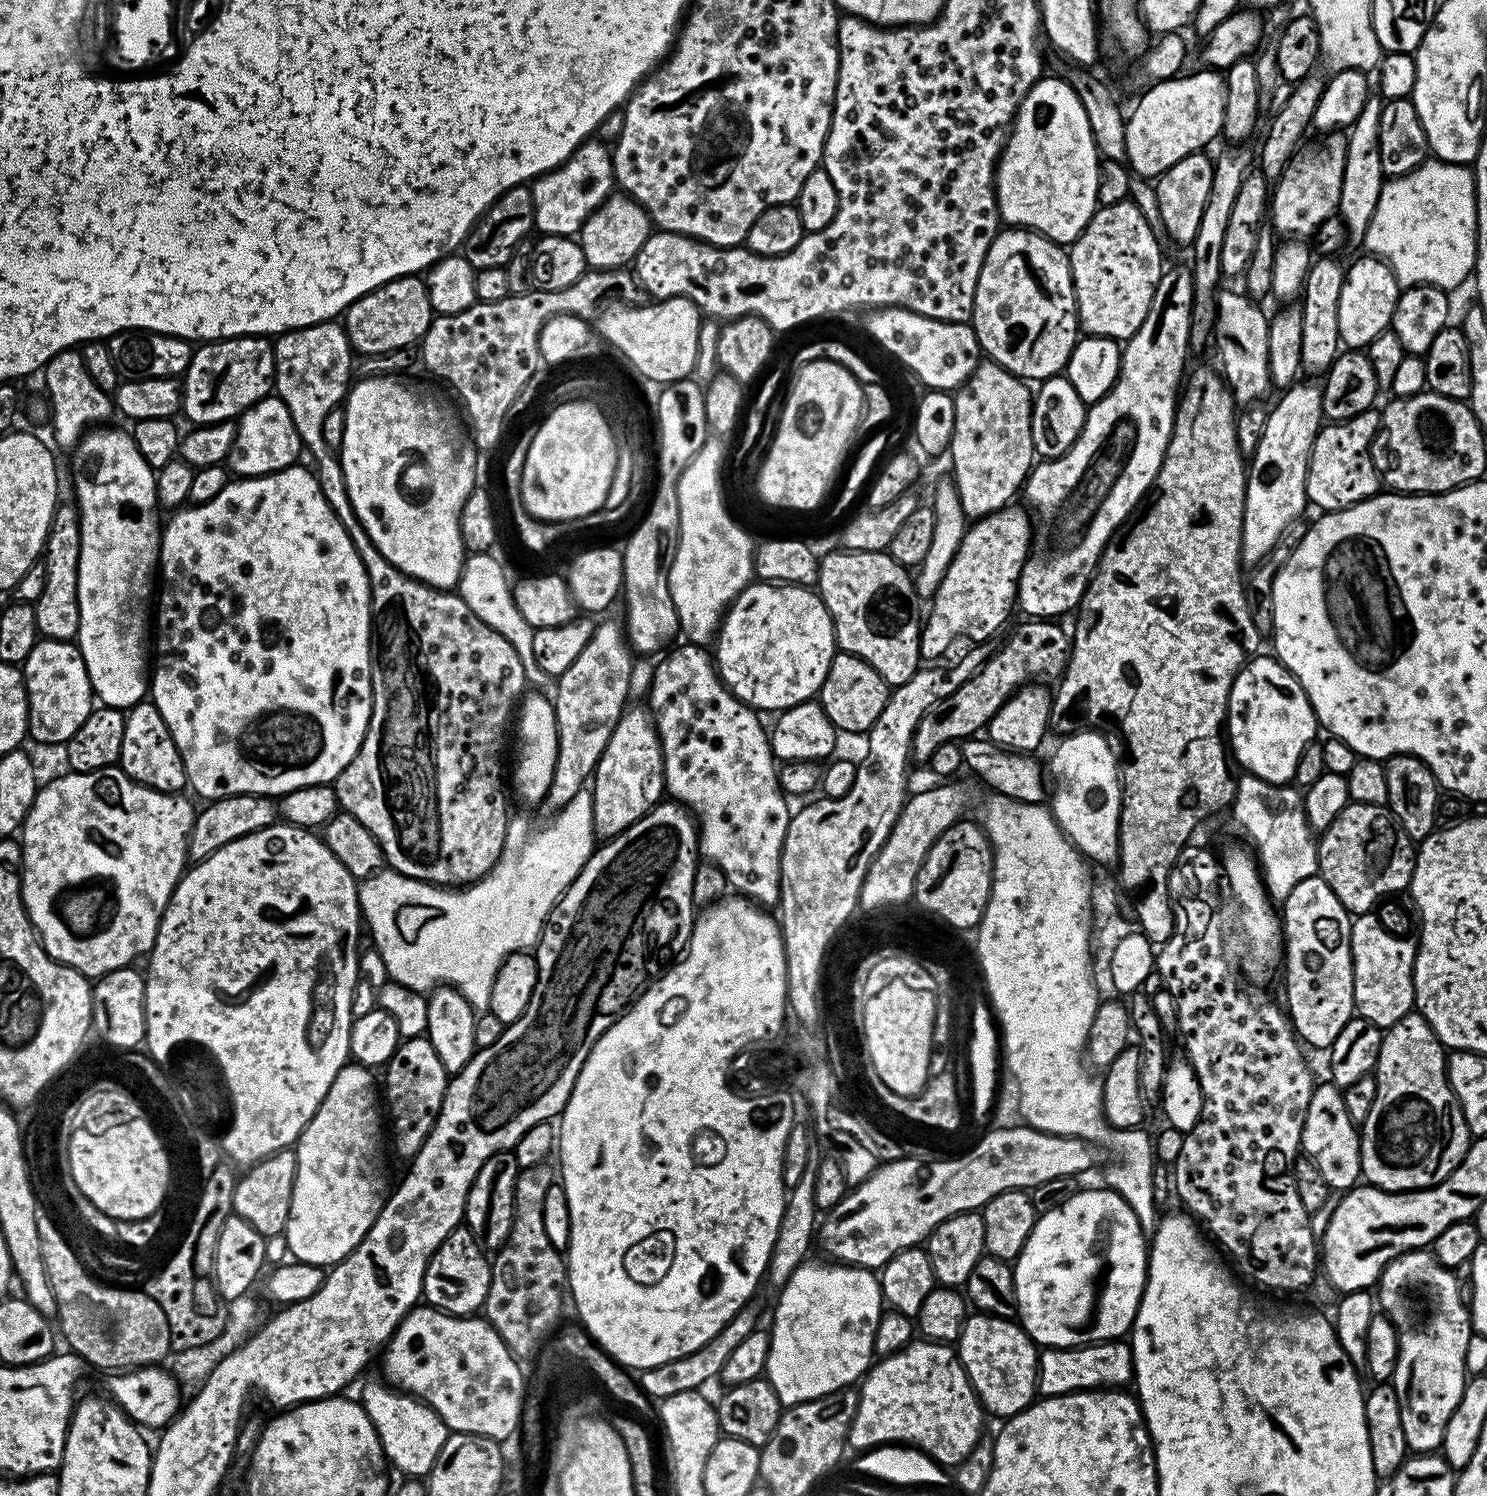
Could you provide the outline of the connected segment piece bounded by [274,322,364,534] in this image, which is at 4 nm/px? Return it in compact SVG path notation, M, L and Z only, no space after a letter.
M343 323L311 324L277 335L274 340L274 351L275 395L280 397L286 410L290 410L290 418L294 418L294 426L300 435L301 445L307 451L309 448L313 458L316 459L314 475L320 481L320 489L330 510L334 510L338 522L342 522L346 534L351 534L354 530L364 530L358 514L354 514L354 506L346 490L344 471L340 469L340 457L326 446L326 438L322 434L322 422L326 422L326 414L341 407L350 387L348 375L352 372L354 349L348 342L348 333L345 332Z

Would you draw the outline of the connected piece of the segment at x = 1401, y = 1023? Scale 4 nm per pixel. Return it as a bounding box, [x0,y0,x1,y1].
[1360,1010,1470,1192]

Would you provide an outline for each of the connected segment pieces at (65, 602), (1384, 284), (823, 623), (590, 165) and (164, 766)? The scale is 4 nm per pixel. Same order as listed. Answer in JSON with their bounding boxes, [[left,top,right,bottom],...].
[[35,503,80,641],[1338,254,1402,350],[714,582,838,714],[531,142,614,237],[118,702,188,794]]

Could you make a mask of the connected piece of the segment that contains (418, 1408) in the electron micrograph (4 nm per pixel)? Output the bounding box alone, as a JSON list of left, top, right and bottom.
[360,1380,450,1478]

